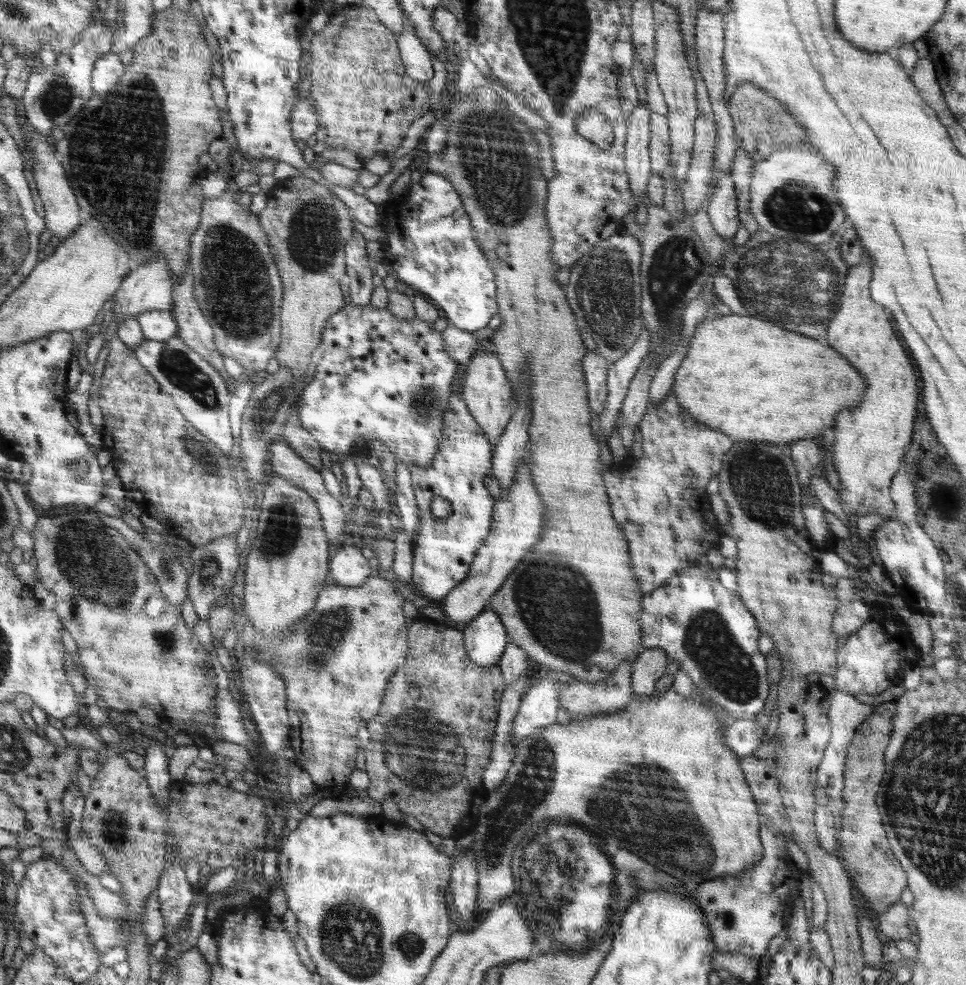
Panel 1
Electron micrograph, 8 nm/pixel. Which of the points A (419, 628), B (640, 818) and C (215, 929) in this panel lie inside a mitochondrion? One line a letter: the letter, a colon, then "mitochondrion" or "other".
A: other
B: mitochondrion
C: other

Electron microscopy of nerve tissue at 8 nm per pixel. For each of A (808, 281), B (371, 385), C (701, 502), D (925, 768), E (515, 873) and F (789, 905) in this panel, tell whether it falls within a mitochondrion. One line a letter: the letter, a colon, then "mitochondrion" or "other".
A: mitochondrion
B: other
C: other
D: mitochondrion
E: mitochondrion
F: other

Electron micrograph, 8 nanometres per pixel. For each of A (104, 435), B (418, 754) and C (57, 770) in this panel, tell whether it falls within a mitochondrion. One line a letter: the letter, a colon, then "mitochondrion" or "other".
A: other
B: mitochondrion
C: other

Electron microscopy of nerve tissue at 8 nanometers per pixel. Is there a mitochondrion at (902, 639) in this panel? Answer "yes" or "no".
no

